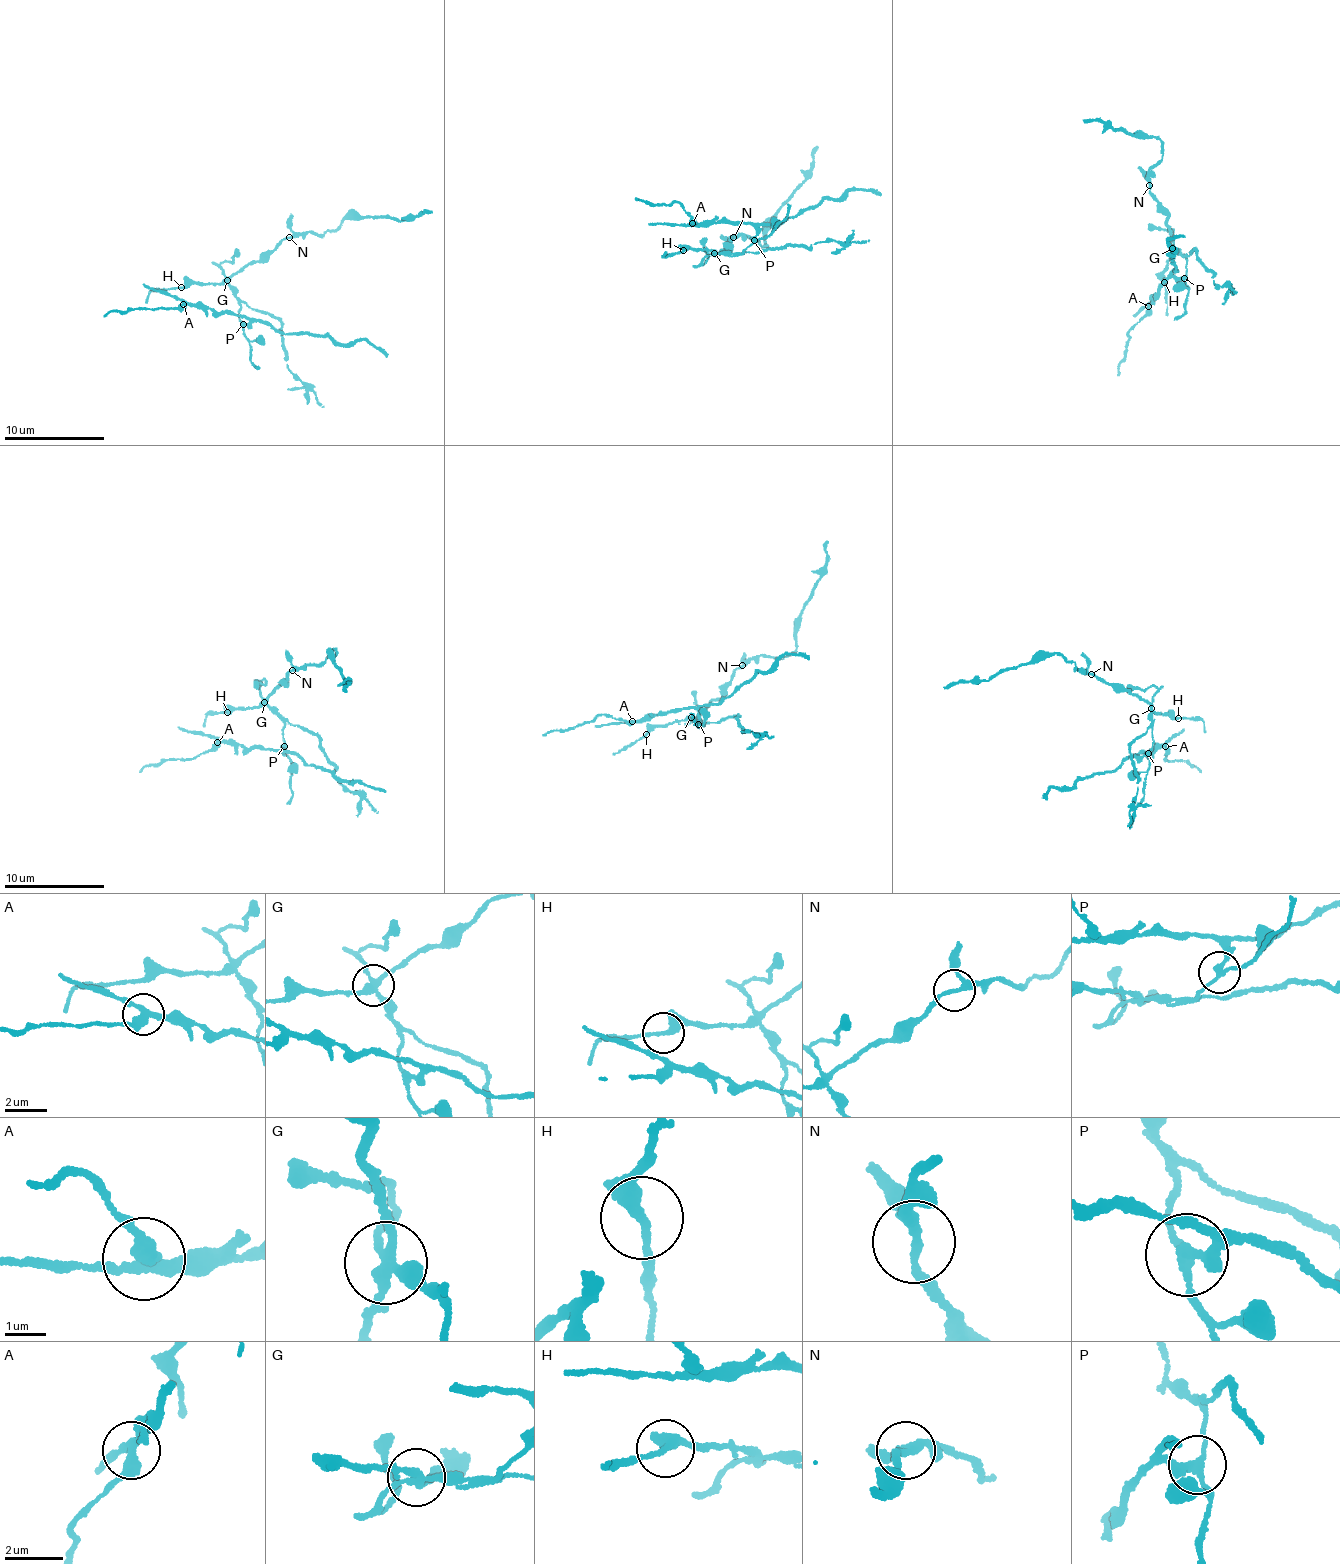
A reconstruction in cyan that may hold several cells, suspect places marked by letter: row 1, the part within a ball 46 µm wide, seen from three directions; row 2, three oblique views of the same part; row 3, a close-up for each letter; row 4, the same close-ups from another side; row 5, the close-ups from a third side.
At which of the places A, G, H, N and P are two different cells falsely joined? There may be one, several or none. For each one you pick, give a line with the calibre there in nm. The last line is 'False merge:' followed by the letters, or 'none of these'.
A: 260 nm
G: 240 nm
P: 190 nm
False merge: A, G, P

